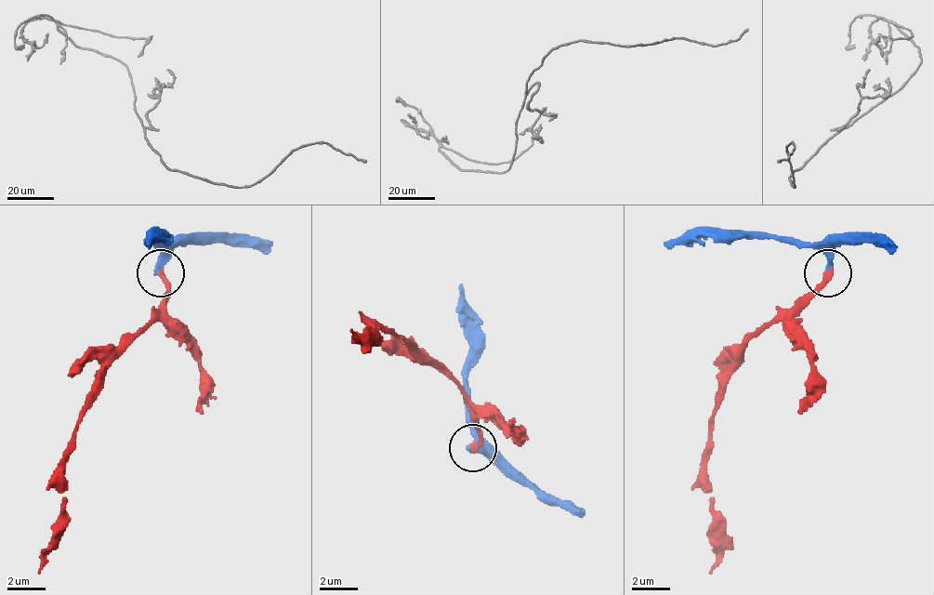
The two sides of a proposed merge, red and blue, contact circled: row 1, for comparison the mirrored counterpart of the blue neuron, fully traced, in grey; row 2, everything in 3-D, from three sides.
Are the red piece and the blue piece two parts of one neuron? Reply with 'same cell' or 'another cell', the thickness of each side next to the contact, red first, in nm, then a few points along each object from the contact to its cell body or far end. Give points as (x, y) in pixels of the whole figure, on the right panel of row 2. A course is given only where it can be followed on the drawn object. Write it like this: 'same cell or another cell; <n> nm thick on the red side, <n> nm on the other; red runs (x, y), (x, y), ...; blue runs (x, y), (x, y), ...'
same cell; 320 nm thick on the red side, 300 nm on the other; red runs (827, 274), (812, 293), (774, 317), (731, 369), (717, 403), (707, 465), (712, 541), (717, 555), (707, 575); blue runs (827, 274), (822, 250), (783, 241), (689, 235), (664, 245)

